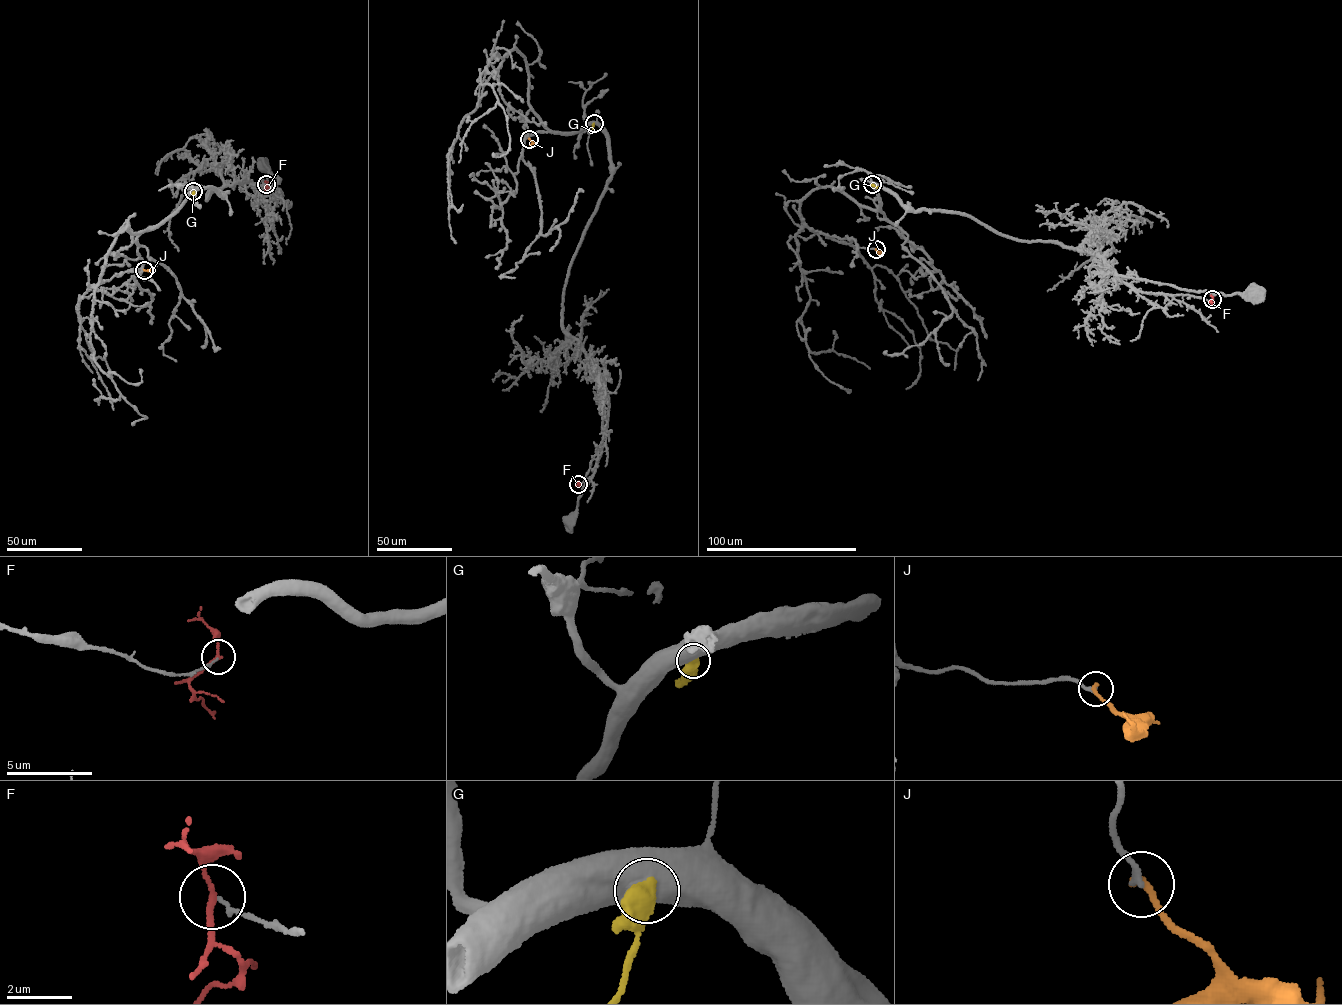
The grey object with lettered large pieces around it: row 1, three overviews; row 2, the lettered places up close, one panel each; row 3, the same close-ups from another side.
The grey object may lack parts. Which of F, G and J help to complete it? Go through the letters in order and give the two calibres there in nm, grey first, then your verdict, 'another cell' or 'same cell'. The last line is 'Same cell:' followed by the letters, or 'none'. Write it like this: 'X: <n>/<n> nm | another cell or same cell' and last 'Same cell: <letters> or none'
F: 110/170 nm | another cell
G: 750/650 nm | another cell
J: 200/240 nm | another cell
Same cell: none

